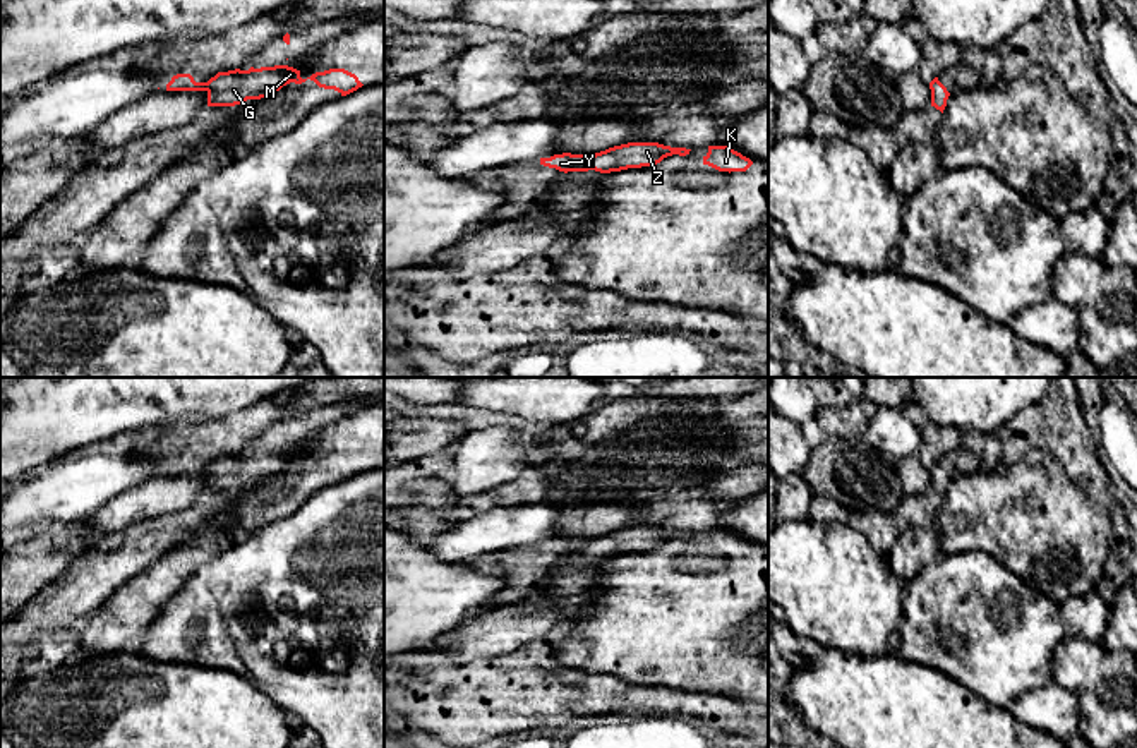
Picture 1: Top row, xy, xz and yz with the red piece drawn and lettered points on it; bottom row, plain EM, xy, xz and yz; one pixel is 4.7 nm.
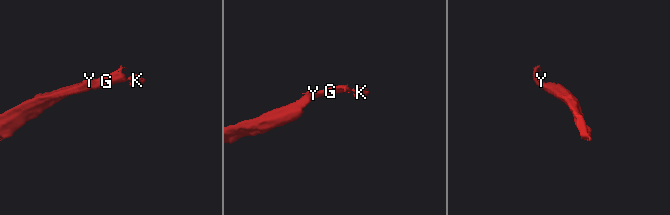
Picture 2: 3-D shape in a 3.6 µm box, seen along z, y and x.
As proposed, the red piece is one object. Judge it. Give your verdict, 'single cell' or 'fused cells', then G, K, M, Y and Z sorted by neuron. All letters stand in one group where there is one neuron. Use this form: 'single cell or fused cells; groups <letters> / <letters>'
single cell; groups G K M Y Z

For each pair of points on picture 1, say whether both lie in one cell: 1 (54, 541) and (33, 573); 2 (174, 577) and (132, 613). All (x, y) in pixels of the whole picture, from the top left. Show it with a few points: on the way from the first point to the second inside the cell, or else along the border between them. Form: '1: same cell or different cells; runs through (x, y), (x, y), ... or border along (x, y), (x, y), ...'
1: same cell; runs through (52, 549), (36, 565)
2: same cell; runs through (163, 582), (143, 603)

